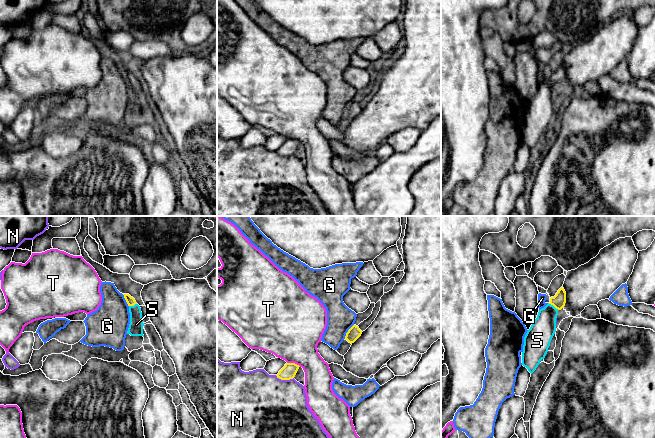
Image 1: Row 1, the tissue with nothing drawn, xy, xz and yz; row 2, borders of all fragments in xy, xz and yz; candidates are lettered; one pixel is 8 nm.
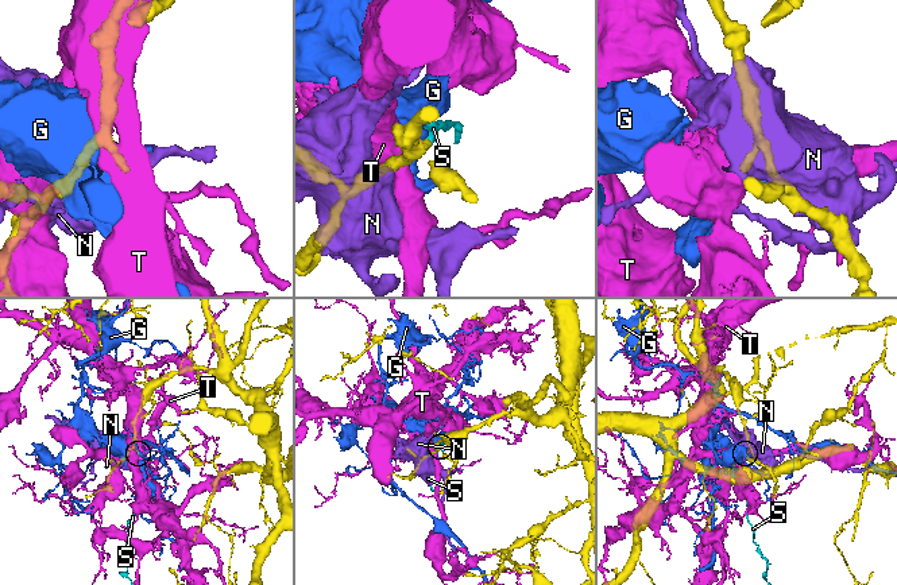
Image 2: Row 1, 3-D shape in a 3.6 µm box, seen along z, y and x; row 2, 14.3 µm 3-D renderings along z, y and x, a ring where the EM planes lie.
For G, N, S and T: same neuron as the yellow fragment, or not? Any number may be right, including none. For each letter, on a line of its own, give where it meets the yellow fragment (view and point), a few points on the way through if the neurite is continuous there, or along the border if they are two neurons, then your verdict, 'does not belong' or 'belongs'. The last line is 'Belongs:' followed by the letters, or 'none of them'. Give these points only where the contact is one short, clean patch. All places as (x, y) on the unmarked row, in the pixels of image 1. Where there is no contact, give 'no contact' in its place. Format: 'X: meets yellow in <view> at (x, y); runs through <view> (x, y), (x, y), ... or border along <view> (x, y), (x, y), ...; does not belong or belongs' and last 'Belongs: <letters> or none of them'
G: meets yellow in xz at (348, 107); does not belong
N: meets yellow in xz at (284, 155); does not belong
S: meets yellow in yz at (553, 81); runs through yz (558, 77), (553, 81), (546, 93), (541, 108); belongs
T: meets yellow in xz at (294, 139); does not belong
Belongs: S

